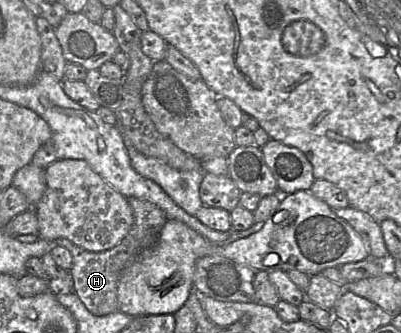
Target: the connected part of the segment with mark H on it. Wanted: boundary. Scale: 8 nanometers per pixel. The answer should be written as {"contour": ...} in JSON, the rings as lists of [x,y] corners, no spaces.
{"contour":[[[136,197],[127,198],[133,211],[134,222],[128,234],[113,248],[102,252],[85,250],[66,238],[58,238],[52,244],[65,247],[70,251],[73,264],[70,274],[74,281],[75,292],[86,308],[96,316],[119,311],[117,288],[122,270],[142,251],[153,246],[159,233],[168,220],[165,212],[156,204]]]}

